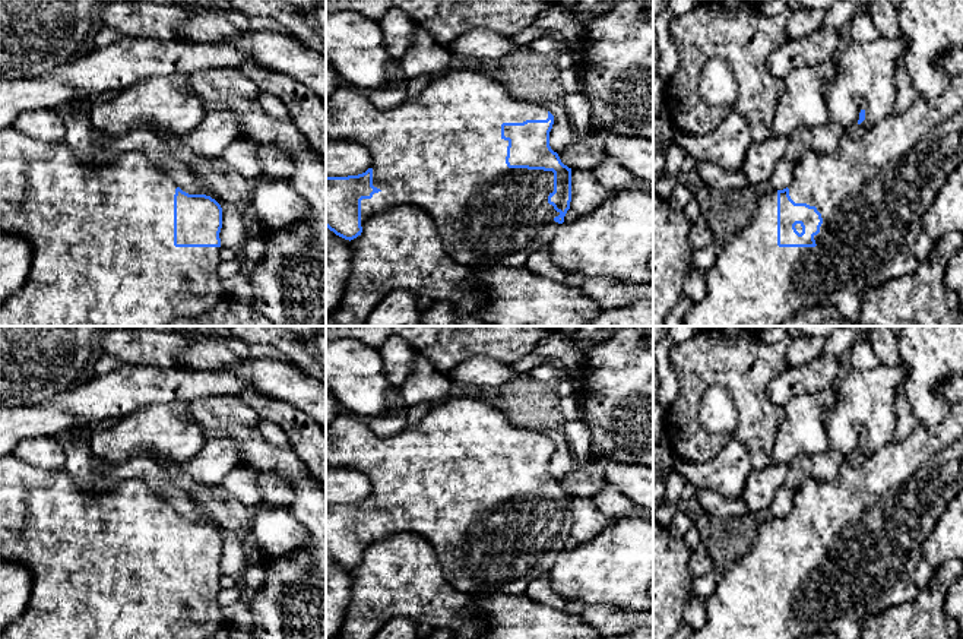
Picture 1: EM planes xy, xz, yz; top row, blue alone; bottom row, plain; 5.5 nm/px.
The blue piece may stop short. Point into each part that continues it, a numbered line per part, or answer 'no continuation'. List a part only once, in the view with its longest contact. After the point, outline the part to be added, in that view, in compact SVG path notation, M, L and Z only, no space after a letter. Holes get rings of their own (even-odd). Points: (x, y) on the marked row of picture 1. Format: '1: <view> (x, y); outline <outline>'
1: xz (442, 151); outline M454 66L434 76L424 91L396 108L378 110L361 91L346 83L326 99L326 137L355 142L371 155L373 186L380 192L361 200L361 227L396 206L418 206L433 216L446 253L456 263L476 269L526 266L528 257L549 244L561 225L554 221L560 212L548 203L548 196L554 192L554 173L509 168L509 140L501 137L503 123L547 118L545 107L516 99L485 73Z

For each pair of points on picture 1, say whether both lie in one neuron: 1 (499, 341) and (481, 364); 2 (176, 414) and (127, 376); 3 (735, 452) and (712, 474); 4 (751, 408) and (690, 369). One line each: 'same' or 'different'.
1: different
2: different
3: same
4: same

